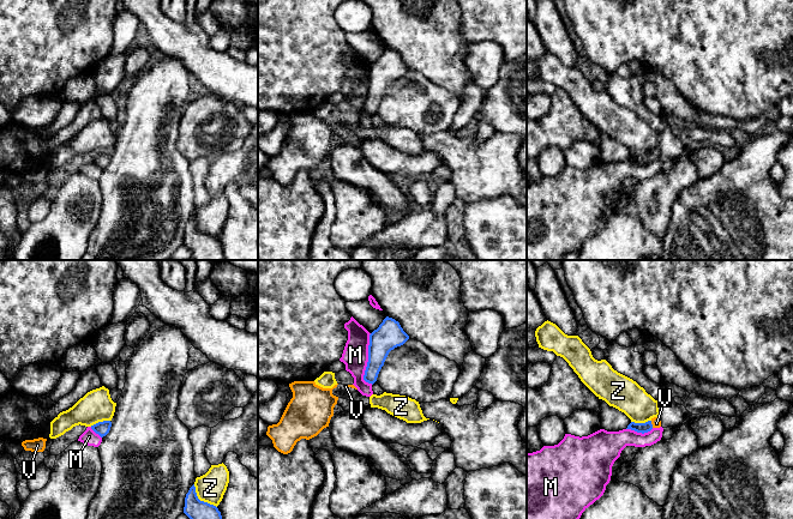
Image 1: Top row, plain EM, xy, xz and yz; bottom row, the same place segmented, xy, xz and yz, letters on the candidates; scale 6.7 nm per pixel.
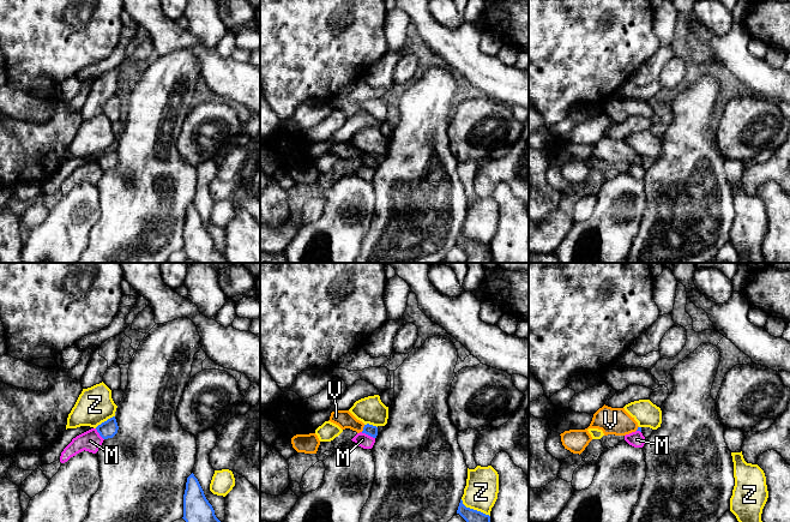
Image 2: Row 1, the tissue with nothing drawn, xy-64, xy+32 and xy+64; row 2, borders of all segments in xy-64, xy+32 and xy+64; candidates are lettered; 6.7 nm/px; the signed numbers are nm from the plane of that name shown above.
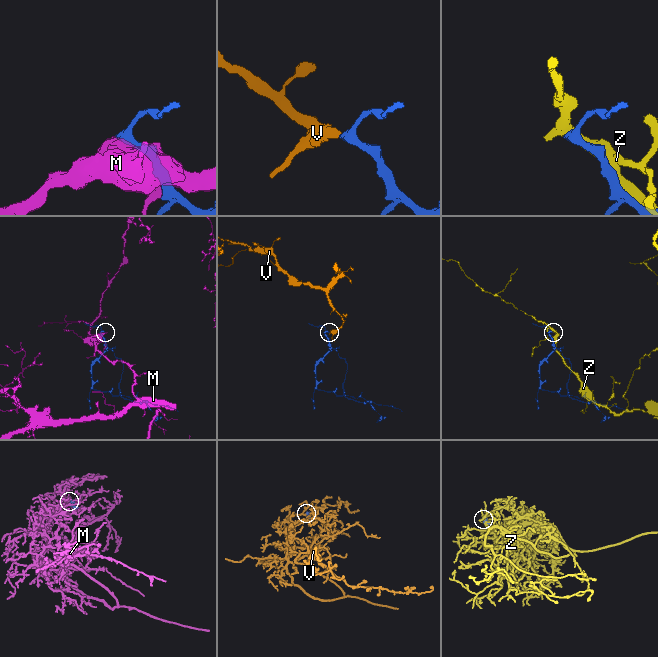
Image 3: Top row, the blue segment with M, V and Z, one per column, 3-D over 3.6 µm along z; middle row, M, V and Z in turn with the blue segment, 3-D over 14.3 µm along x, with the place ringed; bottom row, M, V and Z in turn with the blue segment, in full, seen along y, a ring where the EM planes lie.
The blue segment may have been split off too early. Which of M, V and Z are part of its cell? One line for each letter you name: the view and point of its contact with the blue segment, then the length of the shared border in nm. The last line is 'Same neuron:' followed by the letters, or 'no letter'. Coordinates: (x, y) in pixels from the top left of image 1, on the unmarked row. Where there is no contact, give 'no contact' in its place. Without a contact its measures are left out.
V: yz (652, 156) | 50 nm
Same neuron: V

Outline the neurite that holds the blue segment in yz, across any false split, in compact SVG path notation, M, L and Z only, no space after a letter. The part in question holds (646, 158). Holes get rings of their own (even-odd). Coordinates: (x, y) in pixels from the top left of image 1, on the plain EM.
M654 149L650 152L645 153L645 155L635 155L631 153L626 161L631 161L635 162L637 164L648 164L650 163L653 159L660 159L661 158L661 152L660 149Z

